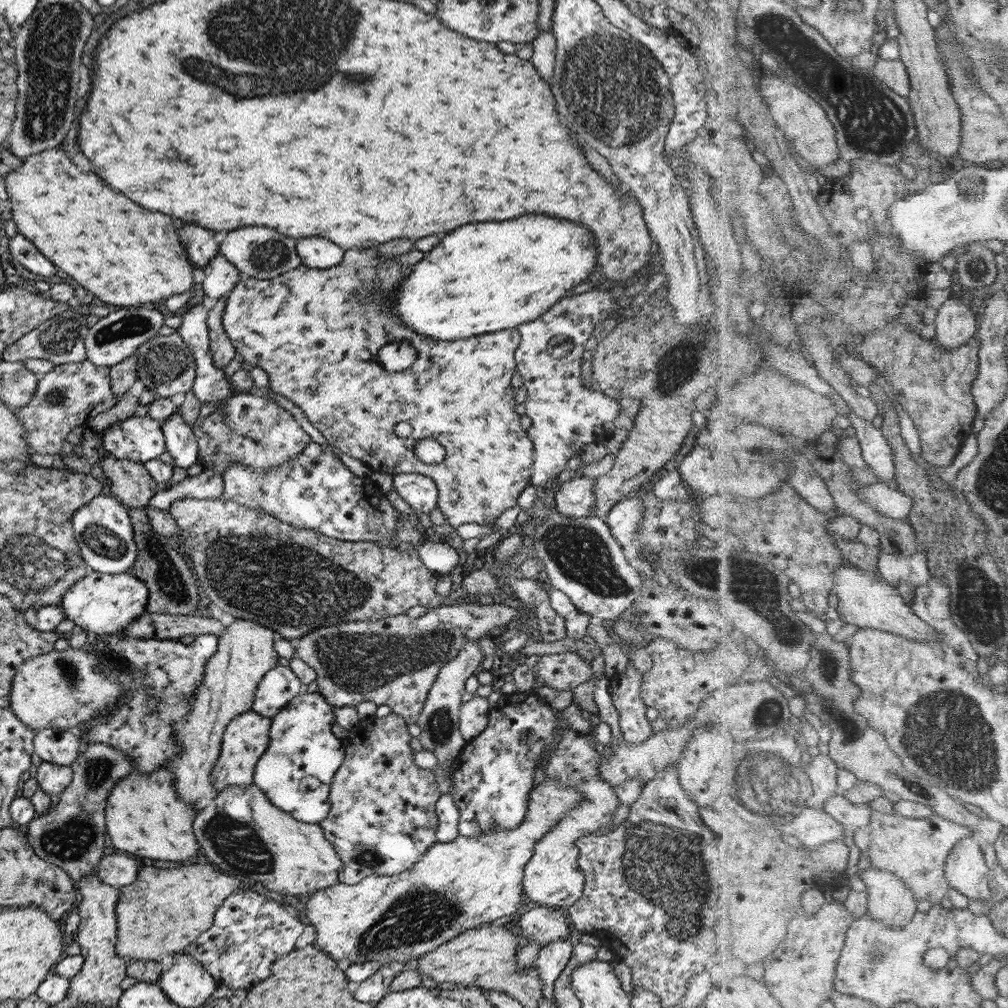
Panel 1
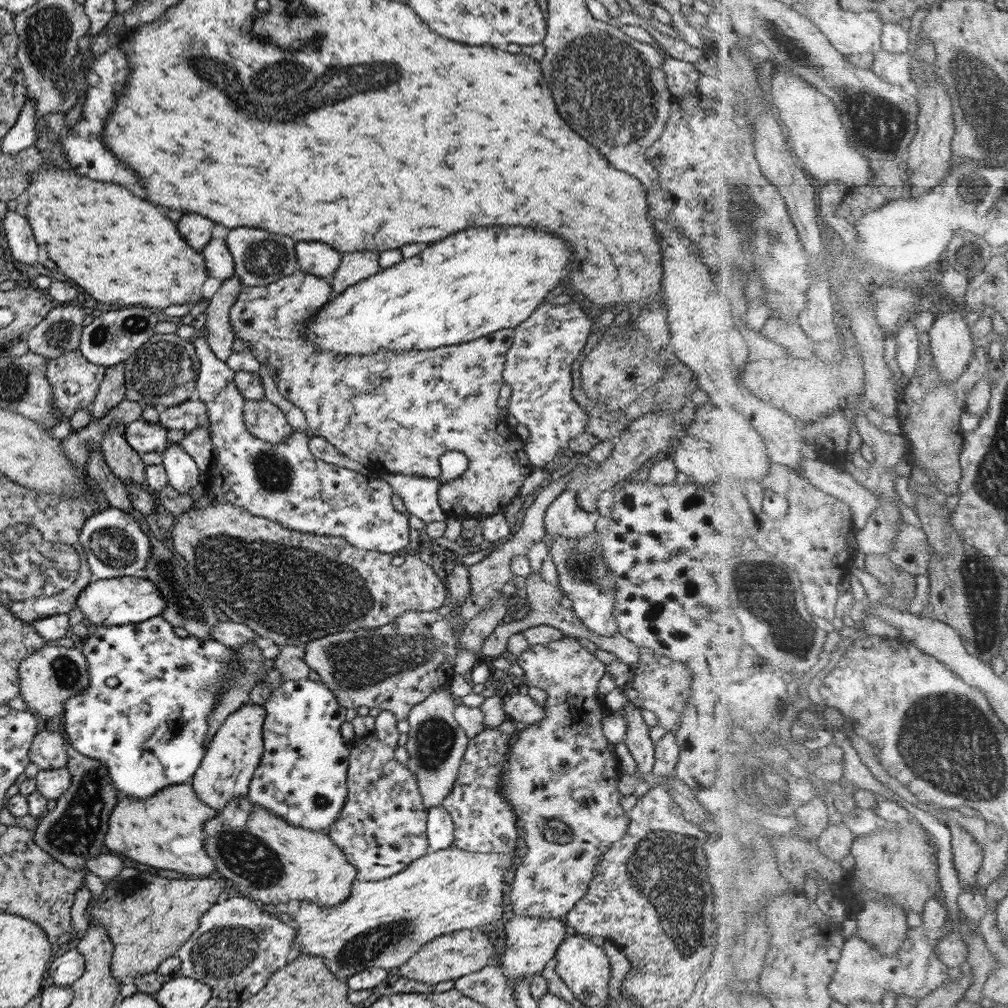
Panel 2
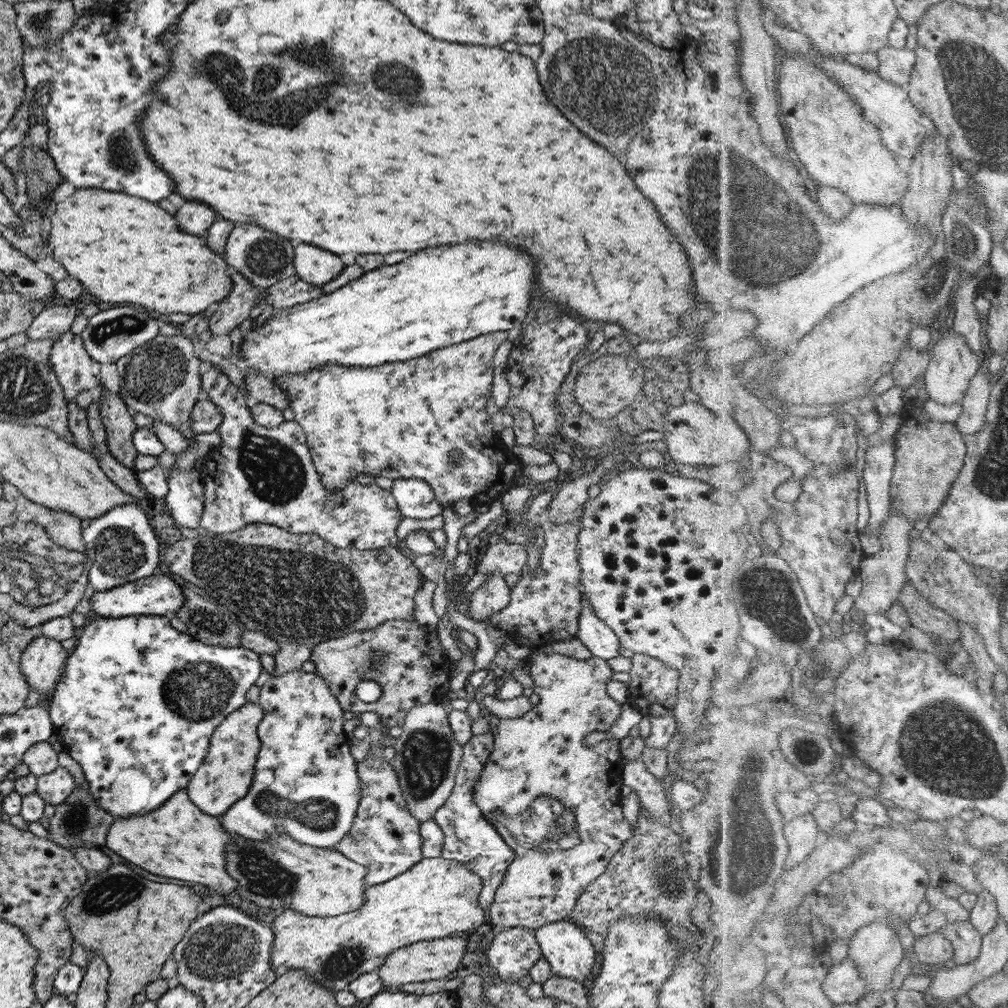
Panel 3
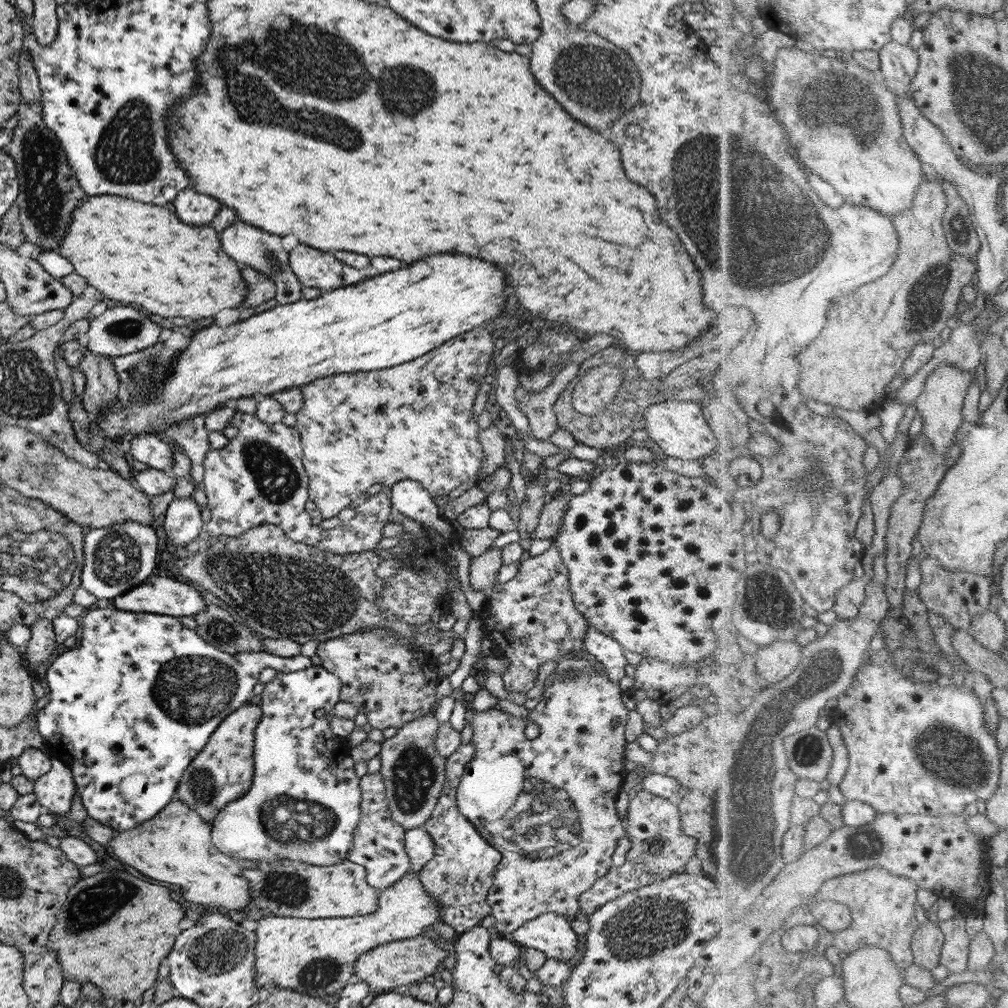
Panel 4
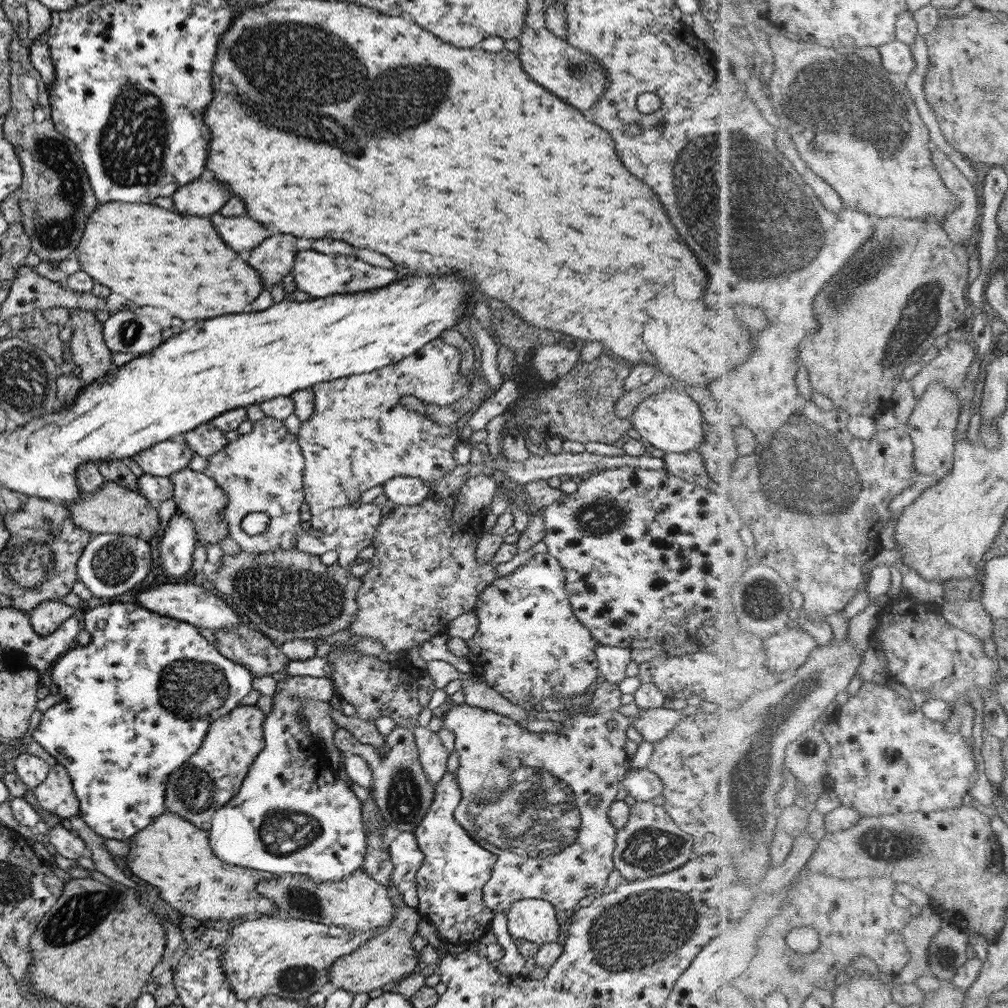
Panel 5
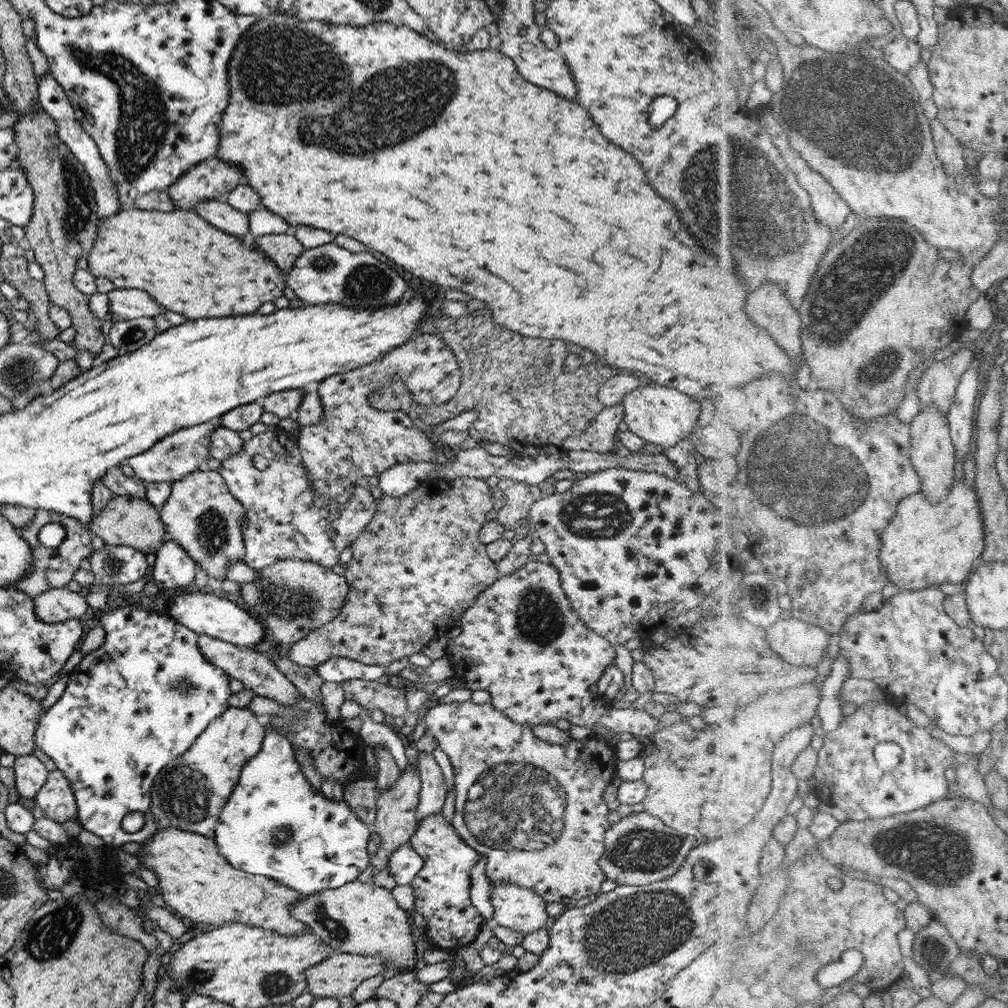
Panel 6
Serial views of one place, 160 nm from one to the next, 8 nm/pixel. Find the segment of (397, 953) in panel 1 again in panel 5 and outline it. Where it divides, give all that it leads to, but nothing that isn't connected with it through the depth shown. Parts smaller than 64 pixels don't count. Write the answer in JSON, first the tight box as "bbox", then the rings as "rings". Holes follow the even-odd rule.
{"bbox":[221,915,387,1001],"rings":[[[261,915],[253,920],[233,923],[229,936],[221,944],[222,971],[236,999],[271,995],[298,1001],[317,992],[328,982],[328,970],[338,958],[350,954],[387,925],[368,931],[350,931],[320,922]]]}

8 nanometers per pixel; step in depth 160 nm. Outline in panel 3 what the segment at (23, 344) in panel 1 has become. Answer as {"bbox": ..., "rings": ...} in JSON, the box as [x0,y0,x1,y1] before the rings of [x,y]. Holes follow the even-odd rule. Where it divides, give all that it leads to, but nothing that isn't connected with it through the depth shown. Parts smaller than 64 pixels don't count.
{"bbox":[25,303,80,341],"rings":[[[77,303],[72,305],[53,305],[44,308],[35,315],[29,327],[25,330],[25,335],[29,341],[53,339],[57,341],[59,336],[67,333],[73,319],[80,312]]]}

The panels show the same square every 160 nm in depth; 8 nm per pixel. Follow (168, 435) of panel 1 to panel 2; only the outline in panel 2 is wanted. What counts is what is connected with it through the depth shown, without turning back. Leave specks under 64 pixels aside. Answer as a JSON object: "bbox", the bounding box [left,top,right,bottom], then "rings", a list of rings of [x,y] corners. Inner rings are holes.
{"bbox":[160,442,201,495],"rings":[[[180,442],[168,443],[162,453],[163,460],[160,466],[163,466],[169,486],[172,486],[179,495],[187,495],[190,488],[198,484],[201,472],[195,462],[185,454]]]}

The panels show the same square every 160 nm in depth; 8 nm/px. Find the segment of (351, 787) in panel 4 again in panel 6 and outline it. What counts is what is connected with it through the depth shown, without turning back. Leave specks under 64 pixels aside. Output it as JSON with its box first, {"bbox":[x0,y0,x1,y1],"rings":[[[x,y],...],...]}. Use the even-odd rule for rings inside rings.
{"bbox":[212,732,370,895],"rings":[[[281,732],[264,733],[259,752],[246,760],[240,770],[238,781],[219,814],[212,840],[232,868],[271,878],[306,895],[355,881],[369,865],[366,845],[370,832],[344,801],[325,798],[321,790],[316,791],[307,782],[291,747]]]}

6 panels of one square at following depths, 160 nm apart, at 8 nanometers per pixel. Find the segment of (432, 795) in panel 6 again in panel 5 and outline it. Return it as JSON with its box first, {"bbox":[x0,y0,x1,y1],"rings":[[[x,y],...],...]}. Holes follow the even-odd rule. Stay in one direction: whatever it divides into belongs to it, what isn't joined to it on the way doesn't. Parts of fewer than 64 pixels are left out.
{"bbox":[412,726,448,789],"rings":[[[412,726],[417,754],[421,763],[423,772],[426,774],[432,789],[438,785],[436,782],[443,776],[445,770],[445,761],[448,754],[439,741],[436,732],[429,731],[428,727]]]}

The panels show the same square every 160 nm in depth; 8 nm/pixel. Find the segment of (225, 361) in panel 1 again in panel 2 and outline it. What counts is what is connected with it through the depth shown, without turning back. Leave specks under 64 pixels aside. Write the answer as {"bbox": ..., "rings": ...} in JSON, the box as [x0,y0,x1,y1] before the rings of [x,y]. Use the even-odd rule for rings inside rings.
{"bbox":[203,276,241,362],"rings":[[[233,276],[223,280],[206,306],[203,338],[211,353],[223,362],[233,352],[233,331],[229,325],[228,314],[241,286],[241,282]]]}

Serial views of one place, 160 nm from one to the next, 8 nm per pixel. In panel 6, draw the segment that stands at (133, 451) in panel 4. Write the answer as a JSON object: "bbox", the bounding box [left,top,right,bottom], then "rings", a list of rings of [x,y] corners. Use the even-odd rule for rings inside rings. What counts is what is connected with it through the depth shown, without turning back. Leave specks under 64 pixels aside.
{"bbox":[126,419,221,484],"rings":[[[218,419],[202,422],[189,428],[180,428],[169,433],[165,438],[158,440],[151,448],[142,454],[133,456],[126,460],[127,465],[133,470],[134,477],[143,484],[148,482],[168,482],[179,480],[190,472],[201,470],[205,463],[211,458],[208,444],[210,434],[215,427],[221,427]]]}

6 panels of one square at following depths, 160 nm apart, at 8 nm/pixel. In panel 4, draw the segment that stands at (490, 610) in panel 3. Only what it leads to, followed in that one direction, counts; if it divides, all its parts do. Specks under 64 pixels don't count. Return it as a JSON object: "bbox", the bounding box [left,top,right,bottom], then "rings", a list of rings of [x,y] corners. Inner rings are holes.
{"bbox":[468,547,501,598],"rings":[[[490,547],[470,559],[468,568],[468,584],[489,598],[492,588],[496,585],[497,570],[501,568],[500,548]]]}

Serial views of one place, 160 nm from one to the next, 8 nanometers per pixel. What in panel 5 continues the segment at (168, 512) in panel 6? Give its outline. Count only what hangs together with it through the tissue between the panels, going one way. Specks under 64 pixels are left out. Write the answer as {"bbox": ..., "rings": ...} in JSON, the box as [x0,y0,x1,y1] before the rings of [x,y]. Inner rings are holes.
{"bbox":[168,468,228,546],"rings":[[[188,468],[170,474],[168,479],[172,484],[171,500],[176,506],[175,511],[185,513],[194,526],[195,543],[199,542],[201,546],[205,546],[205,543],[218,544],[221,539],[228,537],[226,526],[220,520],[220,512],[225,506],[226,498],[214,480],[211,480],[202,472],[189,470]]]}

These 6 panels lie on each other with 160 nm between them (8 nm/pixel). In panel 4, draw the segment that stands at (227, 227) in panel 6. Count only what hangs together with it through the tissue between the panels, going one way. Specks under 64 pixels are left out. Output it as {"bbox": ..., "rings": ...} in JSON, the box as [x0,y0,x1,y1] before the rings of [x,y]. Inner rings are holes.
{"bbox":[219,222,302,305],"rings":[[[235,222],[219,234],[219,240],[221,240],[223,252],[235,260],[239,266],[250,266],[274,282],[275,302],[278,305],[289,304],[289,302],[295,302],[301,298],[302,286],[289,266],[288,252],[281,247],[280,237],[267,234],[263,230],[257,230],[249,224]]]}

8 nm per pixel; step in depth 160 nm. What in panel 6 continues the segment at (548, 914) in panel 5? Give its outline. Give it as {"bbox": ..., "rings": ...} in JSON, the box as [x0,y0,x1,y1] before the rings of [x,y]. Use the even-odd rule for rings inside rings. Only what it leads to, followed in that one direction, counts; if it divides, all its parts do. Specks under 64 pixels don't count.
{"bbox":[489,882,546,935],"rings":[[[503,882],[489,886],[494,924],[524,935],[544,928],[546,902],[531,889]]]}

